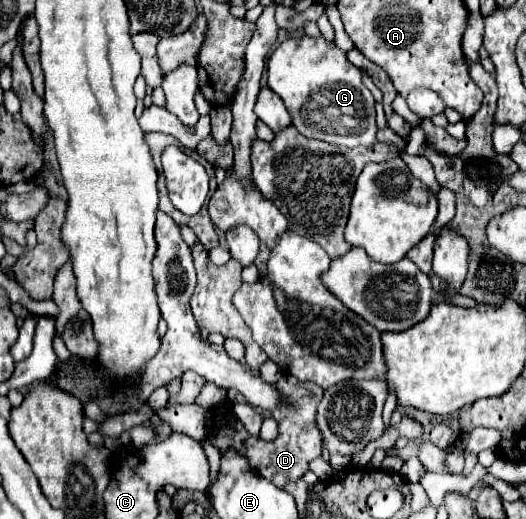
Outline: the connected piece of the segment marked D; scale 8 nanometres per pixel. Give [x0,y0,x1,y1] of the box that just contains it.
[209,375,323,487]

